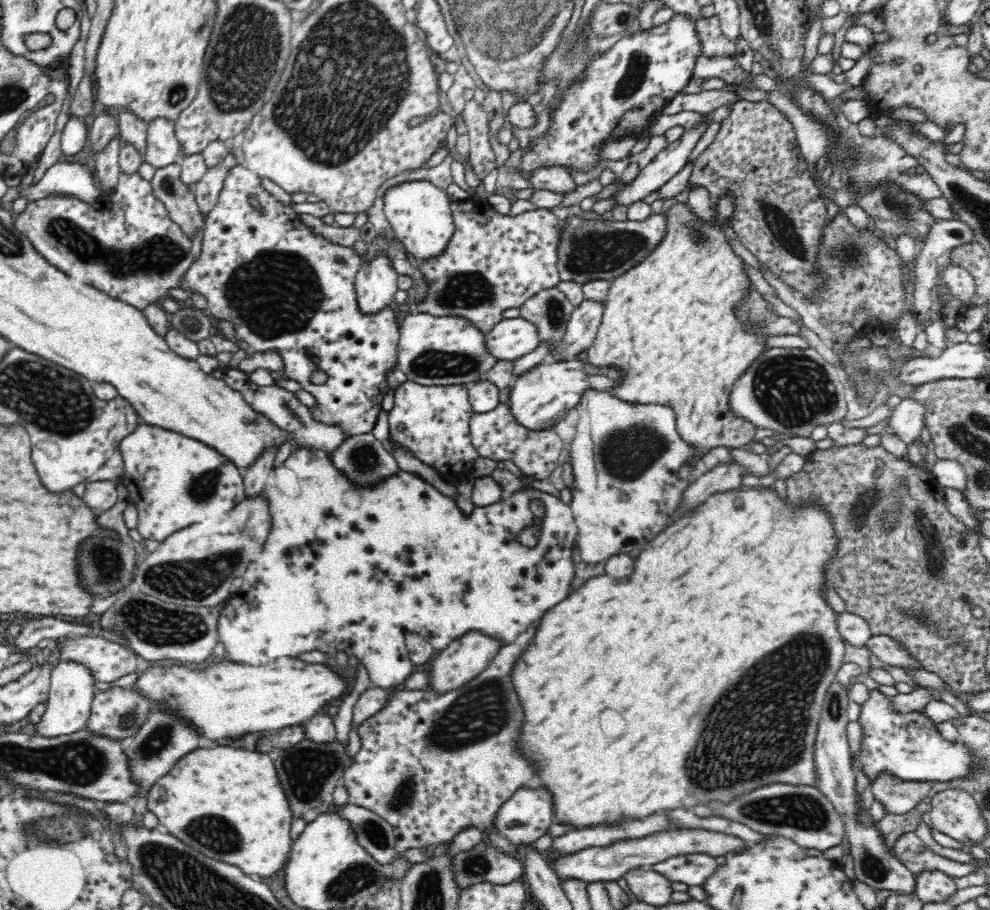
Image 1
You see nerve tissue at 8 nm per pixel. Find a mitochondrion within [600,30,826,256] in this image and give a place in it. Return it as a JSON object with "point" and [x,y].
{"point":[638,64]}

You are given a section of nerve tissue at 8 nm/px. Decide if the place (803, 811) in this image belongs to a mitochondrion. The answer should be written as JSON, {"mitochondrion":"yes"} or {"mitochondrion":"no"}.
{"mitochondrion":"yes"}

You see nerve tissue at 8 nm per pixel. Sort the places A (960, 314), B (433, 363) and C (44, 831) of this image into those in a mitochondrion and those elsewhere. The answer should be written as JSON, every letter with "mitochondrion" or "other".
{"A":"other","B":"mitochondrion","C":"mitochondrion"}

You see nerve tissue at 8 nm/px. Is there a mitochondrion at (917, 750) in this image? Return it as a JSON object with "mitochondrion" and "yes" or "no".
{"mitochondrion":"no"}

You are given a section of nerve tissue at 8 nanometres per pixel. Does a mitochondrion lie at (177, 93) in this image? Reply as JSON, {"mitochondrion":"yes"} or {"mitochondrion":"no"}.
{"mitochondrion":"yes"}

